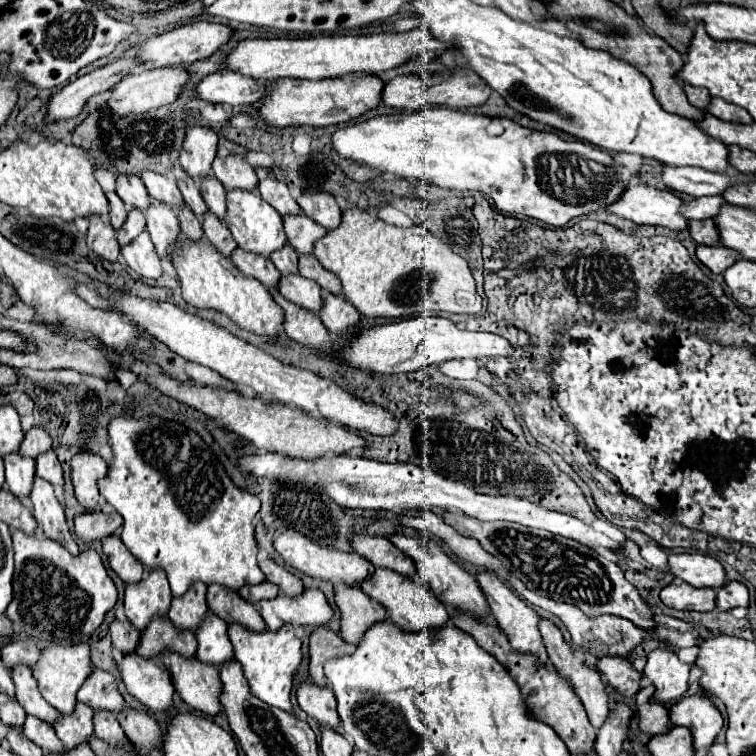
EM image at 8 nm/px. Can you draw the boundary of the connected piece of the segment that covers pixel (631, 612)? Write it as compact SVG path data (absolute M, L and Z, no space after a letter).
M445 512L443 520L449 522L449 526L453 526L459 534L475 538L489 554L499 558L503 566L515 578L525 582L525 586L529 586L529 590L533 590L535 594L557 598L557 602L569 602L589 616L621 616L631 620L635 626L641 626L641 630L649 630L649 626L653 626L651 606L623 576L623 570L615 562L597 556L591 548L585 548L569 538L553 536L545 530L533 530L511 522L481 522L461 512Z

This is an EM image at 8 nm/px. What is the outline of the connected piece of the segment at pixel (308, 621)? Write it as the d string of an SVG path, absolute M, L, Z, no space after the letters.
M305 588L301 598L279 594L277 598L261 600L259 612L273 632L287 622L293 626L325 626L333 618L333 610L319 588Z

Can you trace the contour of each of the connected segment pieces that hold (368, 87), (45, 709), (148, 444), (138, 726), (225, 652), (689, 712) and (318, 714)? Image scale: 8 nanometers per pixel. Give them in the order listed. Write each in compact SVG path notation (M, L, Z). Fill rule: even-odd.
M347 74L325 80L279 78L269 88L261 106L261 118L271 126L331 126L345 124L381 104L385 82L375 74Z
M13 666L11 670L13 682L15 682L15 696L19 700L19 704L25 708L27 714L33 714L49 724L55 724L55 720L59 718L59 712L45 702L45 698L41 696L35 678L31 676L31 670L27 666Z
M117 416L111 418L107 430L113 456L105 478L97 480L99 492L125 520L121 532L125 546L143 566L159 566L167 572L173 596L185 594L197 580L205 584L217 582L231 590L239 590L245 584L261 584L265 580L265 574L257 566L253 526L259 512L259 498L233 484L215 452L195 430L185 428L181 422L161 420L159 416Z
M125 708L121 714L117 714L117 720L121 728L125 730L127 738L133 740L133 744L143 752L151 752L153 748L161 748L163 738L161 738L161 728L159 724L149 716L147 710L135 710L135 708Z
M207 612L203 618L203 626L195 630L197 638L197 658L201 662L209 662L221 666L223 662L233 658L233 644L227 636L227 622L217 618L213 612Z
M683 696L669 708L669 716L675 726L691 730L695 750L709 748L723 728L723 716L707 696Z
M301 682L297 686L297 700L299 700L299 706L309 716L313 716L319 724L327 724L337 730L339 714L337 714L335 694L331 688L317 686L315 682Z

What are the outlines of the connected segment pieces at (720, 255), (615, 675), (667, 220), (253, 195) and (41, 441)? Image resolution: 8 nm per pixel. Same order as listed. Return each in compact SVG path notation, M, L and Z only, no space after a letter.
M723 244L719 246L697 246L697 258L713 274L723 274L731 264L739 260L737 250L729 250Z
M603 656L597 662L597 670L611 682L611 686L625 698L635 696L641 690L641 678L631 662L627 658L617 658L617 656Z
M629 184L623 196L611 204L607 210L633 220L635 224L665 226L675 232L683 232L689 220L679 214L683 200L671 190L657 190L645 184Z
M227 190L227 216L225 216L225 224L231 230L237 246L251 250L255 254L261 254L265 258L269 258L271 252L279 250L281 246L287 244L285 232L283 232L283 222L281 222L281 214L261 198L261 194L257 192L249 192L249 190Z
M31 428L29 432L25 432L25 438L21 442L19 452L23 456L37 458L41 452L45 452L49 448L51 448L51 436L49 436L49 432L45 432L43 428Z

